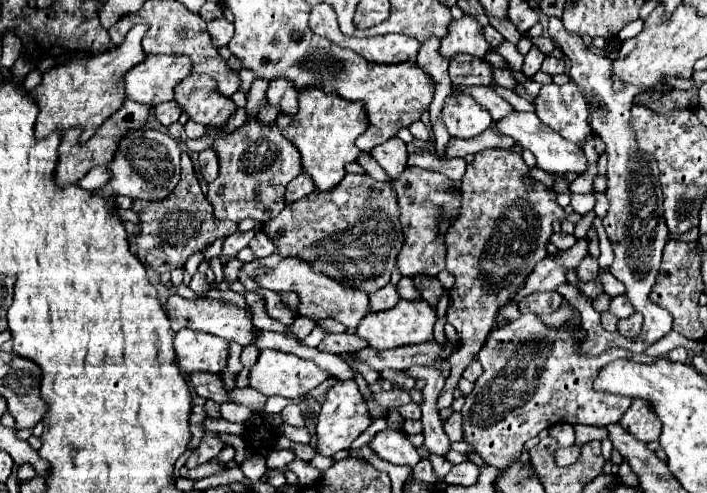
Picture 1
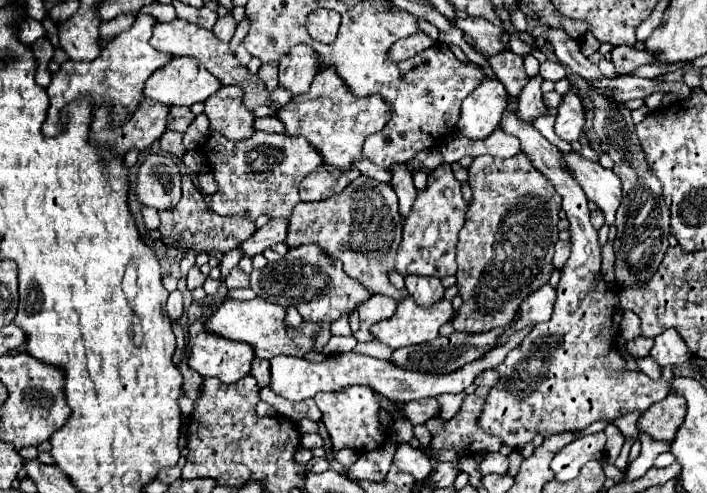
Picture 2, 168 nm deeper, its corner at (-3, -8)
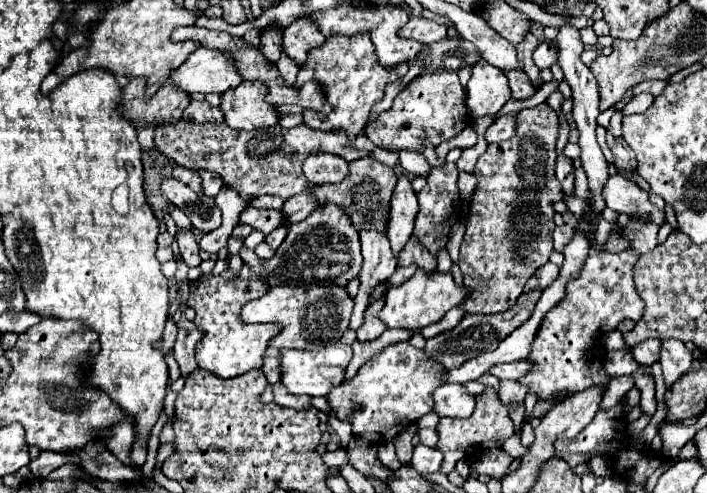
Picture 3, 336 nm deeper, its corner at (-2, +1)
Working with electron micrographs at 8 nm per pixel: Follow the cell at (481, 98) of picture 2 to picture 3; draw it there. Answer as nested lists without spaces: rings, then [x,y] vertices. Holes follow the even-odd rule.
[[[479,60],[473,66],[471,80],[467,84],[467,108],[475,120],[479,116],[491,116],[511,98],[507,78],[501,70],[495,70],[489,62]]]

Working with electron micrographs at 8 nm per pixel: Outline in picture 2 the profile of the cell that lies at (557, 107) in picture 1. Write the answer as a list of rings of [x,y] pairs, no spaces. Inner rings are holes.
[[[566,93],[562,105],[558,107],[558,117],[556,117],[556,133],[564,141],[576,141],[580,133],[584,131],[584,111],[580,105],[580,99],[574,93]]]

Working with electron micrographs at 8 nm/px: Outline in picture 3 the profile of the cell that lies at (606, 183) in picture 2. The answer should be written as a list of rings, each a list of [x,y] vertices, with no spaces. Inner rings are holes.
[[[613,174],[607,178],[603,186],[603,200],[615,212],[625,212],[629,216],[649,214],[649,220],[659,226],[665,220],[665,214],[649,202],[647,192],[627,180],[623,174]]]

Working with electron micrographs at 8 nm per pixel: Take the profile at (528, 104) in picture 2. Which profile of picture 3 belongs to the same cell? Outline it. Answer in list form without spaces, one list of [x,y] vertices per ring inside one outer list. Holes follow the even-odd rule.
[[[543,102],[535,108],[519,110],[515,124],[515,136],[507,142],[489,144],[487,152],[477,160],[473,172],[473,176],[477,178],[477,188],[471,200],[467,232],[459,254],[459,268],[465,278],[465,288],[469,288],[469,296],[461,304],[467,314],[499,314],[509,310],[523,292],[523,286],[531,278],[531,274],[535,274],[539,266],[547,264],[553,252],[553,202],[563,200],[561,186],[555,178],[555,142],[559,136],[561,120],[557,112]]]

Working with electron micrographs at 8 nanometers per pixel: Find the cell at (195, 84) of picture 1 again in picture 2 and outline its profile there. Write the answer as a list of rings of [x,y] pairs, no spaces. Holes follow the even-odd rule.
[[[226,85],[212,99],[206,101],[206,115],[210,127],[222,133],[226,139],[240,141],[254,135],[254,113],[244,107],[244,91],[240,87]]]

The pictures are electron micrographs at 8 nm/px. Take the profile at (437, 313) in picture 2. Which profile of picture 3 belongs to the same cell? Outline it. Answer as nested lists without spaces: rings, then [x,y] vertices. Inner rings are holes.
[[[417,270],[405,284],[387,290],[385,306],[379,314],[379,318],[387,324],[387,328],[419,330],[419,328],[425,328],[425,326],[441,320],[443,314],[447,310],[459,306],[467,294],[469,294],[467,288],[455,286],[451,272],[447,272],[447,274],[441,274],[441,272],[425,274],[423,270]]]

